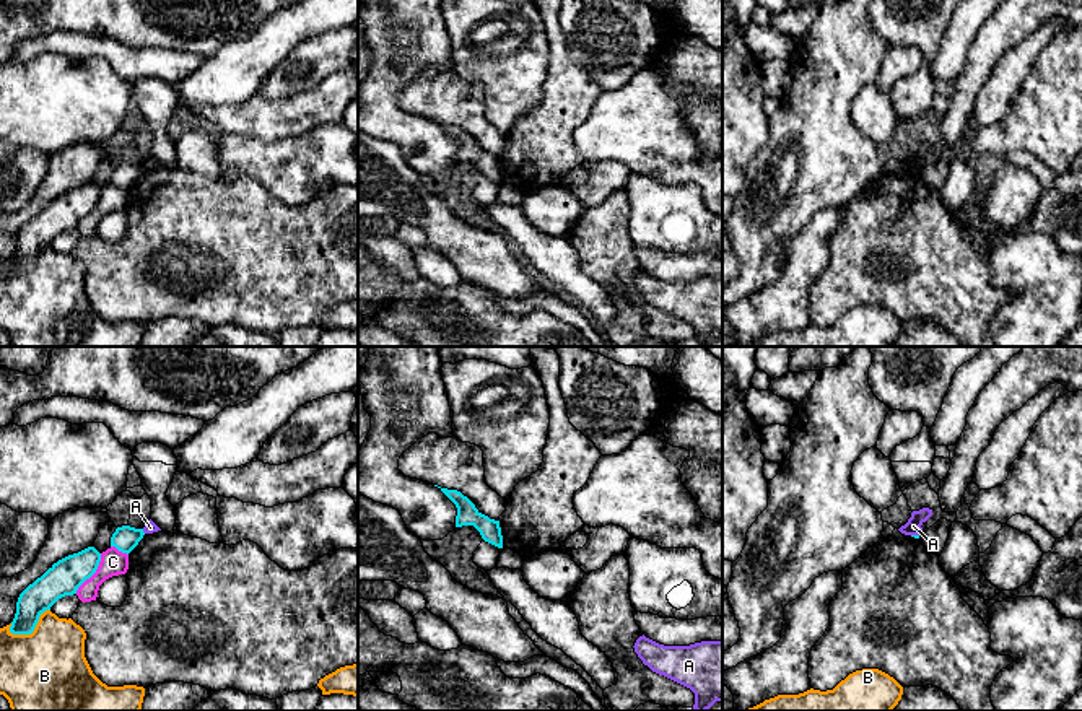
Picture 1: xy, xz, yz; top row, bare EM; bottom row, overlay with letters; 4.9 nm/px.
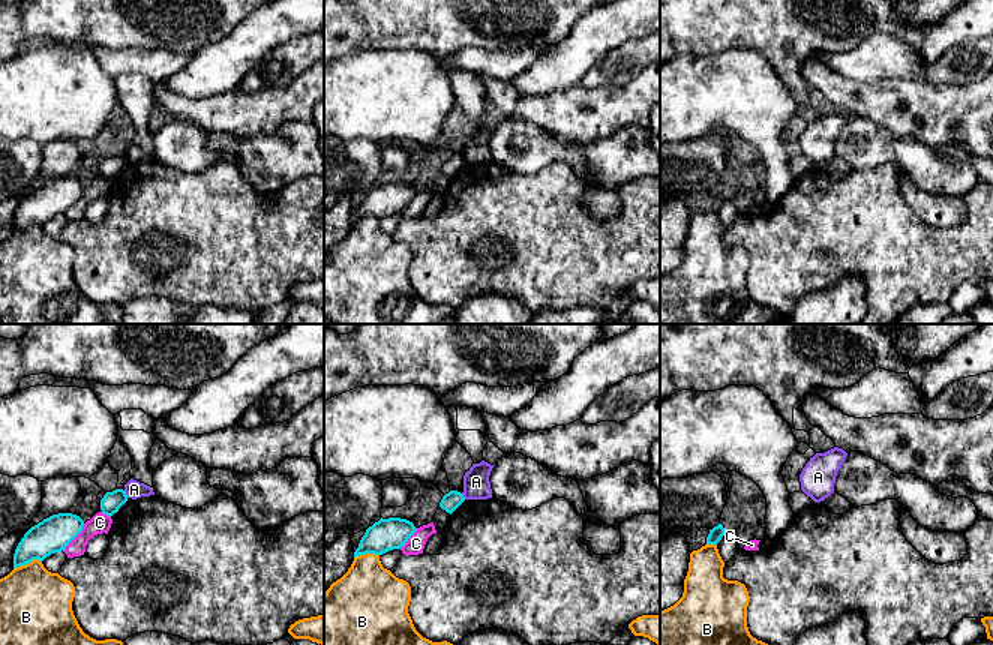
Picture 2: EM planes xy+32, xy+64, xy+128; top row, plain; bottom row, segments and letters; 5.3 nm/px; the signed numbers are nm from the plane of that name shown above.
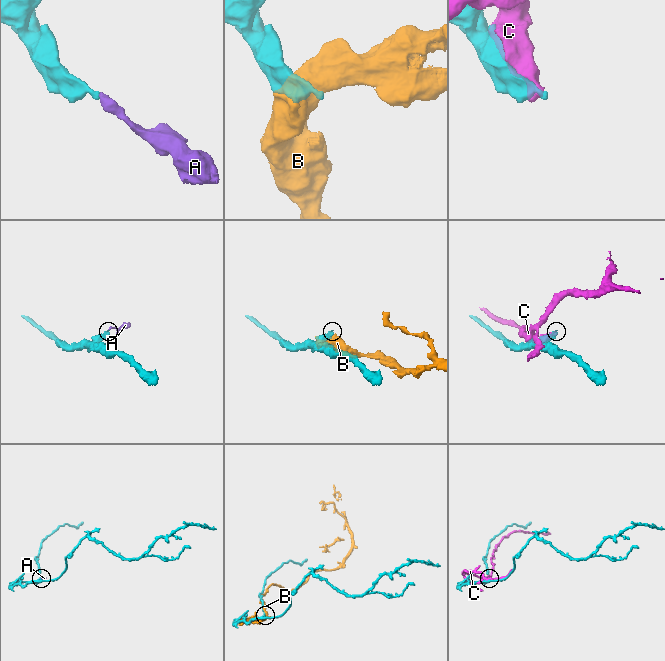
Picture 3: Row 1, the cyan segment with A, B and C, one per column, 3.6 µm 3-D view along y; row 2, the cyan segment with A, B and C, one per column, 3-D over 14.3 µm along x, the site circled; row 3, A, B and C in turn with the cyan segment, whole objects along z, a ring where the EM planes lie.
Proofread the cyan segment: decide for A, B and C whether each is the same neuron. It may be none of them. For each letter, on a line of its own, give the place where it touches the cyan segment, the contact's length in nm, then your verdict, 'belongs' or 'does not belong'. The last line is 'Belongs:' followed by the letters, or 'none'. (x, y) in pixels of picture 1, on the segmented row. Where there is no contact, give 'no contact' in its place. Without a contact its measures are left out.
A: yz (915, 536) | 40 nm | does not belong
B: xy (31, 632) | 240 nm | does not belong
C: xy (93, 573) | 240 nm | does not belong
Belongs: none

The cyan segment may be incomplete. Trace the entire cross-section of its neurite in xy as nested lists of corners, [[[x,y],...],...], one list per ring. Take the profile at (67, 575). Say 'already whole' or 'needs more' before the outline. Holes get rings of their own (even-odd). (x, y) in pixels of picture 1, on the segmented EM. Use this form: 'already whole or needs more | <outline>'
already whole | [[[88,547],[54,563],[20,594],[10,633],[31,635],[39,617],[59,599],[76,594],[78,587],[96,573],[99,561],[101,553]]]

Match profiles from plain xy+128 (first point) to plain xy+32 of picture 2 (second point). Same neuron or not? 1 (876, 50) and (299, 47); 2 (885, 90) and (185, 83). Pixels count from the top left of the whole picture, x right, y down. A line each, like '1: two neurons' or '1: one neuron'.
1: two neurons
2: two neurons

